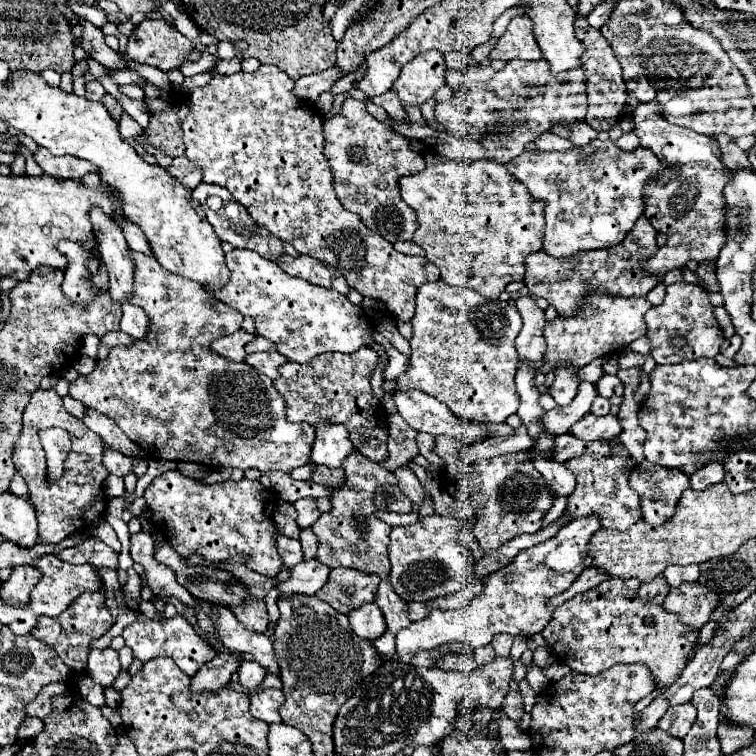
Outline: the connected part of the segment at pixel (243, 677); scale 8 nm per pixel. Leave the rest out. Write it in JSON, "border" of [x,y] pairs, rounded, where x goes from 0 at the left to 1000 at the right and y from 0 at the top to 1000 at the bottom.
{"border":[[[320,874],[315,882],[315,903],[325,911],[341,911],[349,901],[352,885],[339,874]]]}

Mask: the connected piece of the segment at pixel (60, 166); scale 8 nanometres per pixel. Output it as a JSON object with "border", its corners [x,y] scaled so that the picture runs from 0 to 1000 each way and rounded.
{"border":[[[50,194],[50,200],[42,208],[58,224],[58,229],[79,237],[106,237],[108,231],[127,224],[122,221],[122,216],[111,216],[108,210],[101,210],[95,205],[71,208],[61,194]]]}

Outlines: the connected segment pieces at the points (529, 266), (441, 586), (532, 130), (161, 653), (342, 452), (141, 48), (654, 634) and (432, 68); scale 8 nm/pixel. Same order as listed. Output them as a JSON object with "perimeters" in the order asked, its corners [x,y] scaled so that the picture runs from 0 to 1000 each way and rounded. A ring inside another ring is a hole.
{"perimeters":[[[[847,287],[823,321],[799,332],[767,332],[746,343],[728,340],[717,329],[702,335],[696,340],[693,374],[704,390],[720,393],[741,419],[765,419],[770,414],[772,396],[783,385],[812,393],[852,393],[868,377],[868,369],[857,369],[857,364],[847,358],[847,348],[849,343],[857,343],[857,337],[865,337],[868,327],[868,303],[854,287]]],[[[569,681],[540,697],[521,697],[516,705],[513,734],[519,745],[516,771],[532,792],[577,792],[611,779],[606,747],[627,747],[624,731],[603,710],[603,687]]],[[[675,81],[664,94],[659,94],[646,110],[619,107],[608,118],[603,118],[601,131],[577,139],[577,157],[585,163],[598,179],[616,181],[622,187],[632,187],[659,216],[672,216],[683,205],[693,200],[693,192],[705,188],[720,173],[728,173],[730,163],[757,163],[772,157],[775,152],[775,99],[767,91],[749,94],[746,99],[730,99],[725,94],[725,83],[714,81]]],[[[190,811],[180,813],[180,821],[172,824],[164,837],[161,837],[167,853],[177,861],[177,869],[185,872],[188,877],[206,872],[206,869],[225,869],[246,893],[259,893],[262,885],[280,874],[286,861],[283,856],[262,840],[262,835],[251,827],[251,821],[243,813],[233,813],[228,819],[214,816],[214,819],[196,819]]],[[[431,560],[418,565],[418,583],[413,589],[413,612],[431,618],[452,618],[452,607],[468,597],[460,570],[450,560]]],[[[193,25],[180,33],[180,41],[169,49],[169,62],[164,78],[177,78],[183,83],[201,86],[216,95],[238,91],[257,57],[241,46],[230,30],[220,25]]],[[[804,766],[786,779],[751,792],[733,808],[728,824],[717,832],[717,843],[733,858],[735,872],[762,890],[788,893],[817,877],[854,880],[865,893],[870,919],[839,956],[847,970],[868,962],[886,935],[881,914],[905,888],[913,864],[923,853],[926,835],[902,824],[899,813],[881,808],[870,798],[849,798],[844,792],[844,776],[844,766]]],[[[563,67],[561,73],[550,75],[524,110],[519,112],[519,120],[524,120],[532,142],[556,142],[563,136],[574,123],[590,112],[590,83],[587,73],[582,67]]]]}

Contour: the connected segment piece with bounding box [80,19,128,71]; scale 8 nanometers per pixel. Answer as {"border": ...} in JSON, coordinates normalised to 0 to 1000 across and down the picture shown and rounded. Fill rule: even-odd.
{"border":[[[108,25],[106,33],[111,36],[111,41],[108,41],[108,62],[111,62],[114,70],[122,70],[122,75],[124,75],[130,83],[135,83],[135,86],[140,86],[140,89],[146,89],[146,91],[169,94],[169,89],[164,89],[167,81],[159,78],[156,67],[151,67],[151,65],[146,65],[146,62],[140,60],[138,44],[135,44],[130,36],[124,36],[124,33],[122,33],[119,28],[114,28],[114,25]]]}

